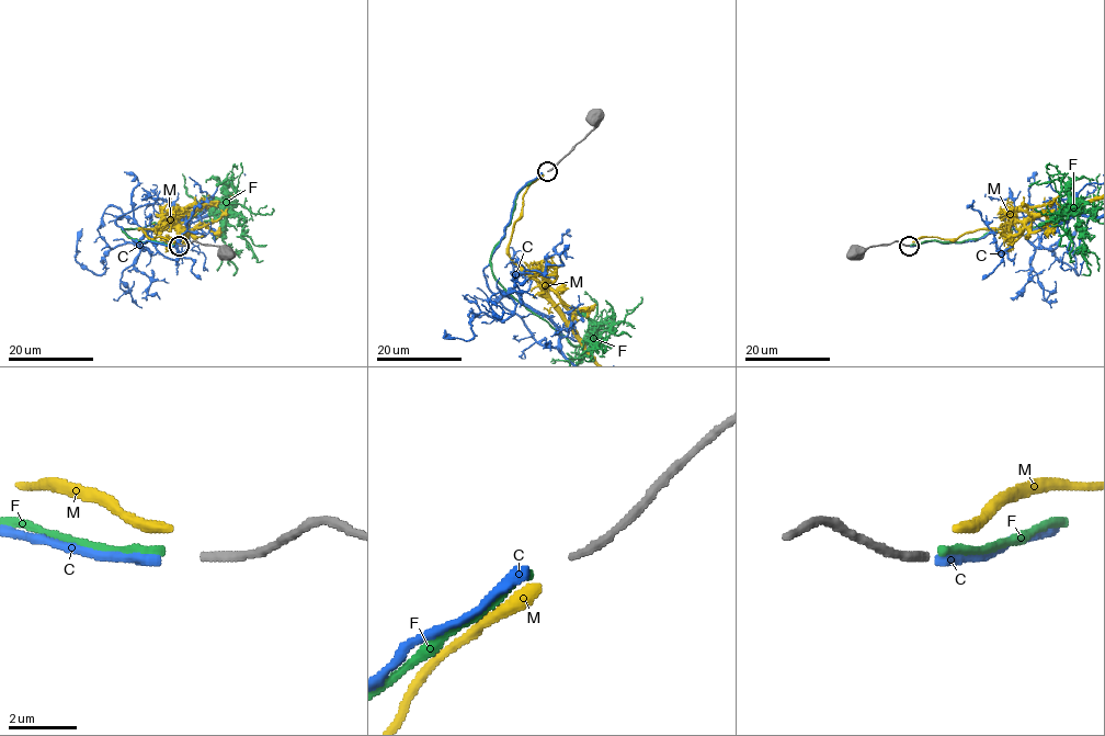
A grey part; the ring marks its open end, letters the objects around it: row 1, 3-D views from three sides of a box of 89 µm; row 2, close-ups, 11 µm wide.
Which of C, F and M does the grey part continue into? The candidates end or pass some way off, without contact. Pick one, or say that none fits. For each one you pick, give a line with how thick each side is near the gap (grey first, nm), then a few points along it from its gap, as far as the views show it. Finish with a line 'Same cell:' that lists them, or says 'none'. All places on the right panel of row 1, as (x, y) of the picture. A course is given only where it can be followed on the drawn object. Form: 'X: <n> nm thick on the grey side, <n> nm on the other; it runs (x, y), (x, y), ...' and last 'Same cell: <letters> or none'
C: 240 nm thick on the grey side, 360 nm on the other; it runs (910, 246), (983, 238), (1073, 199), (1082, 213), (1026, 238), (1058, 244), (1078, 274), (1077, 228)
Same cell: C

